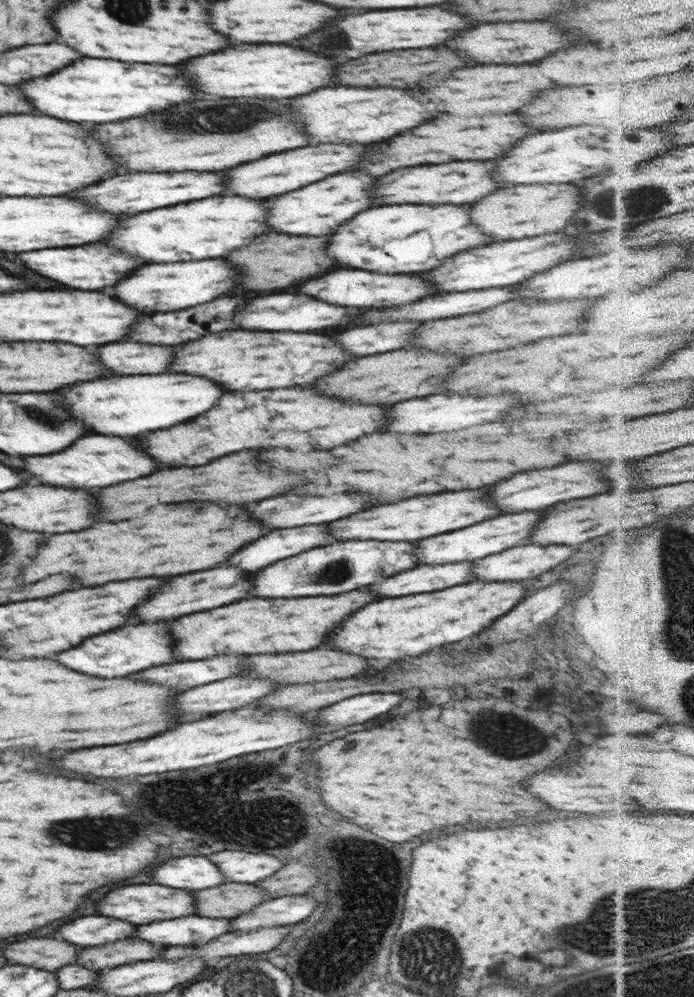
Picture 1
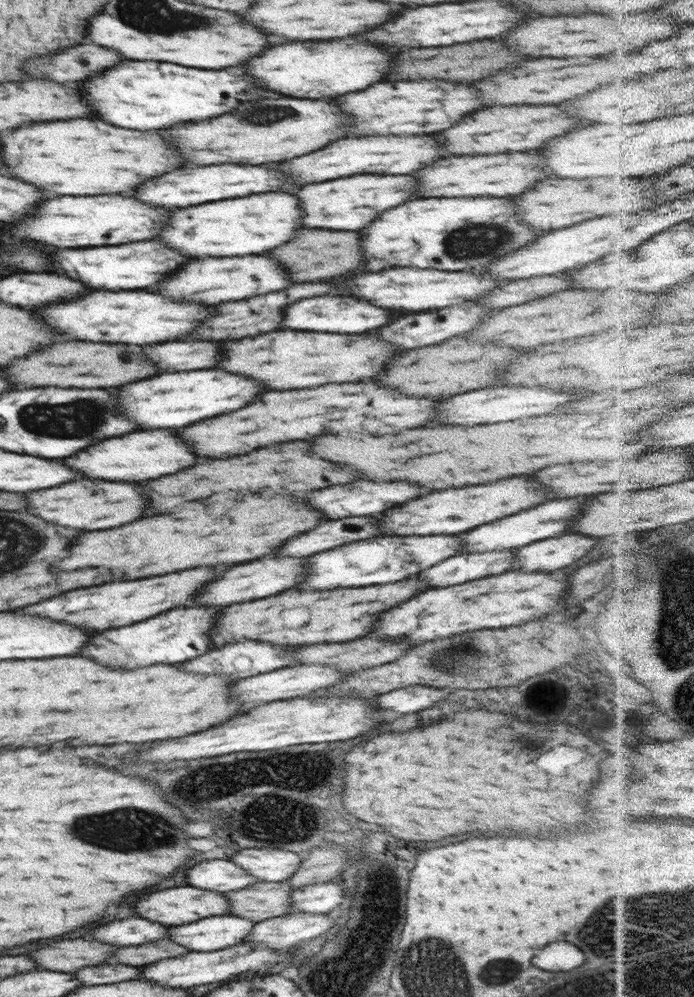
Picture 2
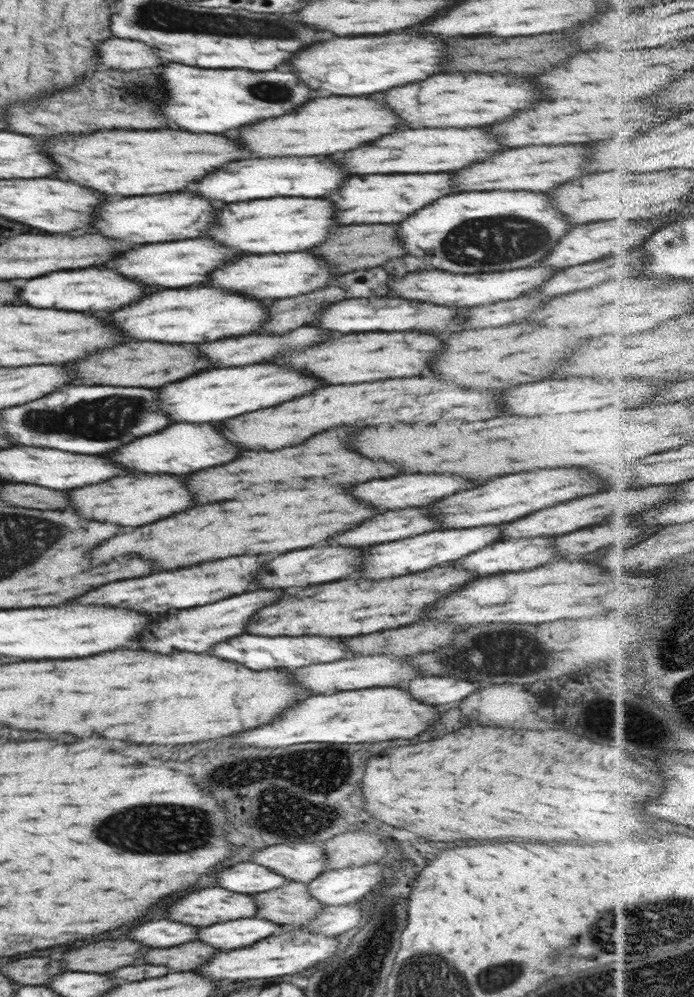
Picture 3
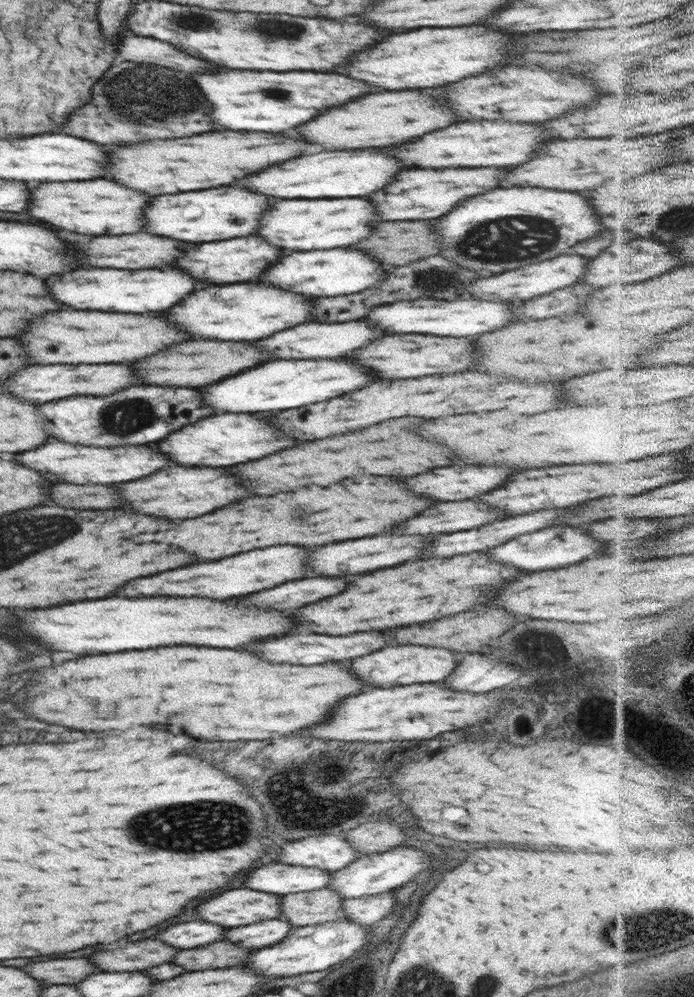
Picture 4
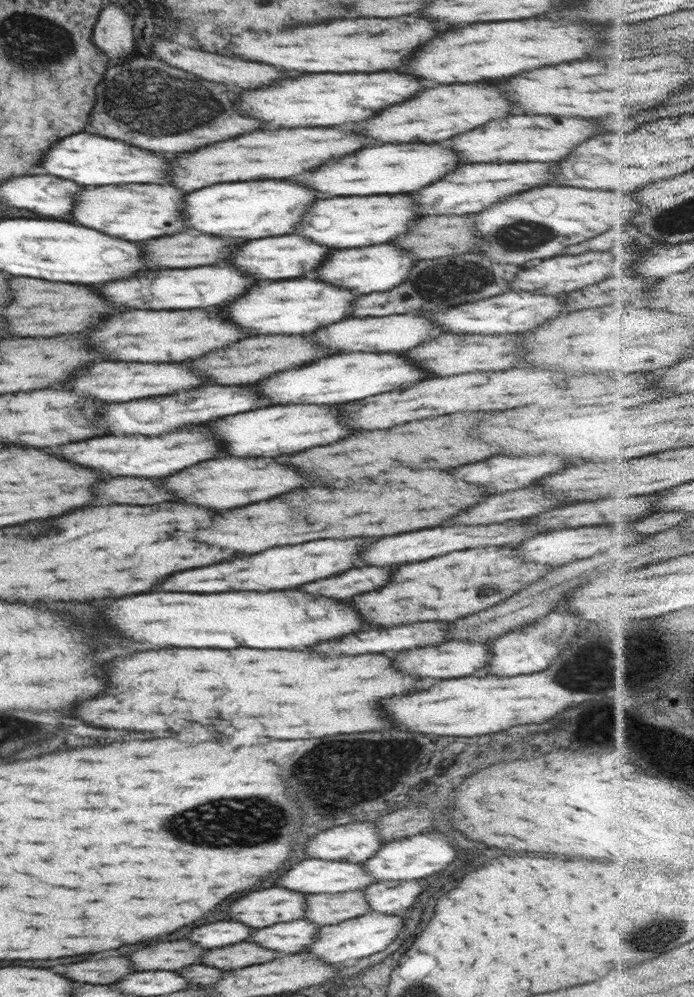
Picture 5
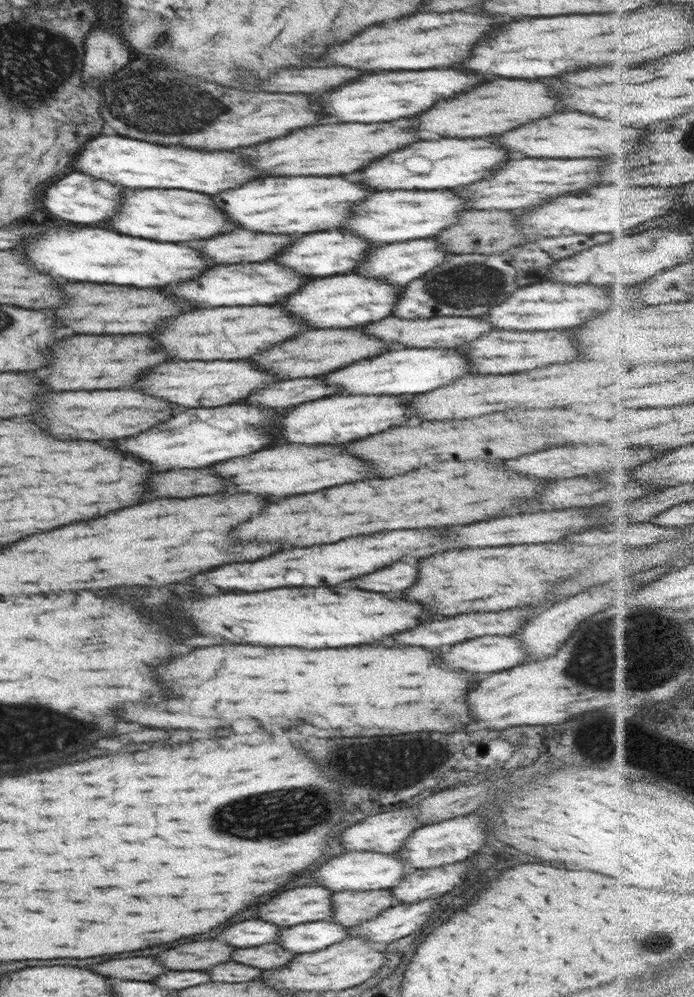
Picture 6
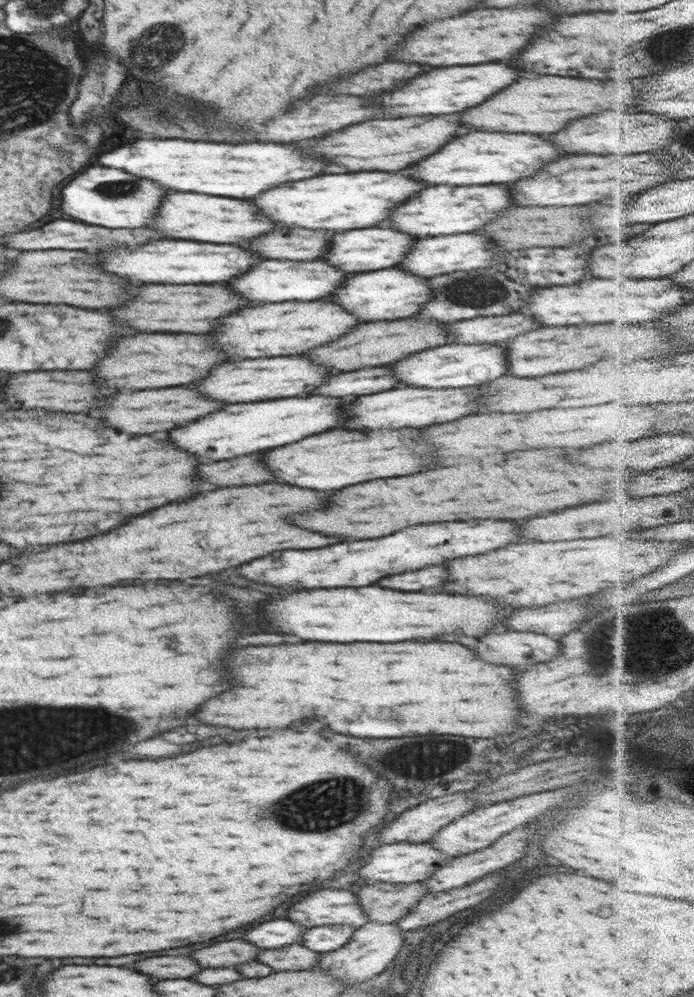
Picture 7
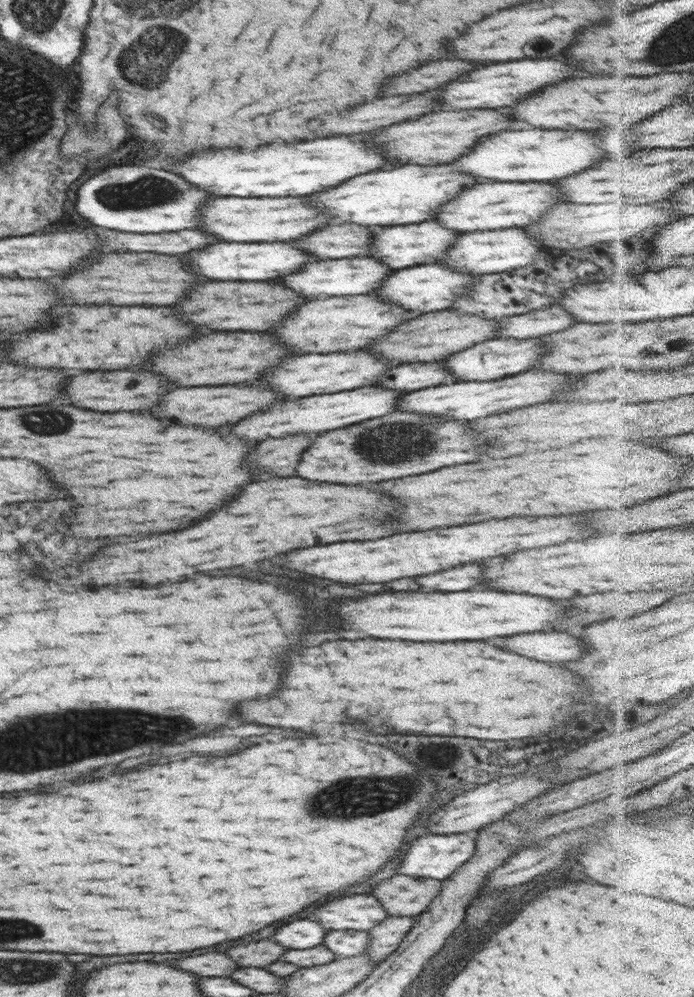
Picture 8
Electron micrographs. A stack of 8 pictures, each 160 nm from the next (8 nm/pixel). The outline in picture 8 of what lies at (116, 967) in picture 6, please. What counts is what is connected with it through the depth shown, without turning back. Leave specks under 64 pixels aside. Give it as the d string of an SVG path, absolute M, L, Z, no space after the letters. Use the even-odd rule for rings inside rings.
M202 954L202 956L188 956L180 960L168 962L174 968L180 968L184 972L196 974L196 976L228 976L238 966L224 954Z

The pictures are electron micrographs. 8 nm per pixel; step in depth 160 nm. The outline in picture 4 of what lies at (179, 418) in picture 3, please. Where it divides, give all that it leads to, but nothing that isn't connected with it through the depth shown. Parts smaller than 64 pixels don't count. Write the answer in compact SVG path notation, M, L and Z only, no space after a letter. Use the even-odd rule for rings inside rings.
M272 360L262 366L244 370L242 374L204 386L200 388L200 392L204 396L204 404L214 406L216 414L226 414L226 412L252 414L252 412L288 410L288 408L308 406L314 402L324 402L342 396L346 392L358 390L362 388L362 384L368 386L370 382L376 382L376 378L370 378L370 372L366 368L362 370L360 364L354 362L348 364L348 360Z

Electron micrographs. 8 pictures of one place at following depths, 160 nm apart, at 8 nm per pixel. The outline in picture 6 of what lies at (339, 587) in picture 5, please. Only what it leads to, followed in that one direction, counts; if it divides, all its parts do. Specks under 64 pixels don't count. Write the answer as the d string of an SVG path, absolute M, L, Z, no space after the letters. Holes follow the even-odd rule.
M394 562L358 580L350 580L352 586L370 592L400 592L416 582L416 568L404 562Z

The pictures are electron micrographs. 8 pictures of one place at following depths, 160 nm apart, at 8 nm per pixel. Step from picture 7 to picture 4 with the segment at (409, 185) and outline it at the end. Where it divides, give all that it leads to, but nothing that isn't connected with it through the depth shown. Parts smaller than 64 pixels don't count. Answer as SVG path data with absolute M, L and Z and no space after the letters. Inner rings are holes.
M220 186L212 190L182 192L170 196L156 196L144 210L146 230L150 234L168 236L182 242L214 242L238 236L250 236L258 228L258 218L268 210L270 200L244 188Z

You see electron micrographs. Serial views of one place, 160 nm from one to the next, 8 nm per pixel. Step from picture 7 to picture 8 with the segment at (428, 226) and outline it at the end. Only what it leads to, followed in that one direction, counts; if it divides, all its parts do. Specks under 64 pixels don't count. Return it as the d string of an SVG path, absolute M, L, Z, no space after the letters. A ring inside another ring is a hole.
M492 182L476 184L464 188L456 198L440 206L434 214L434 220L446 228L462 233L475 231L500 230L502 228L524 228L527 224L538 222L538 218L558 202L558 190L546 182Z

